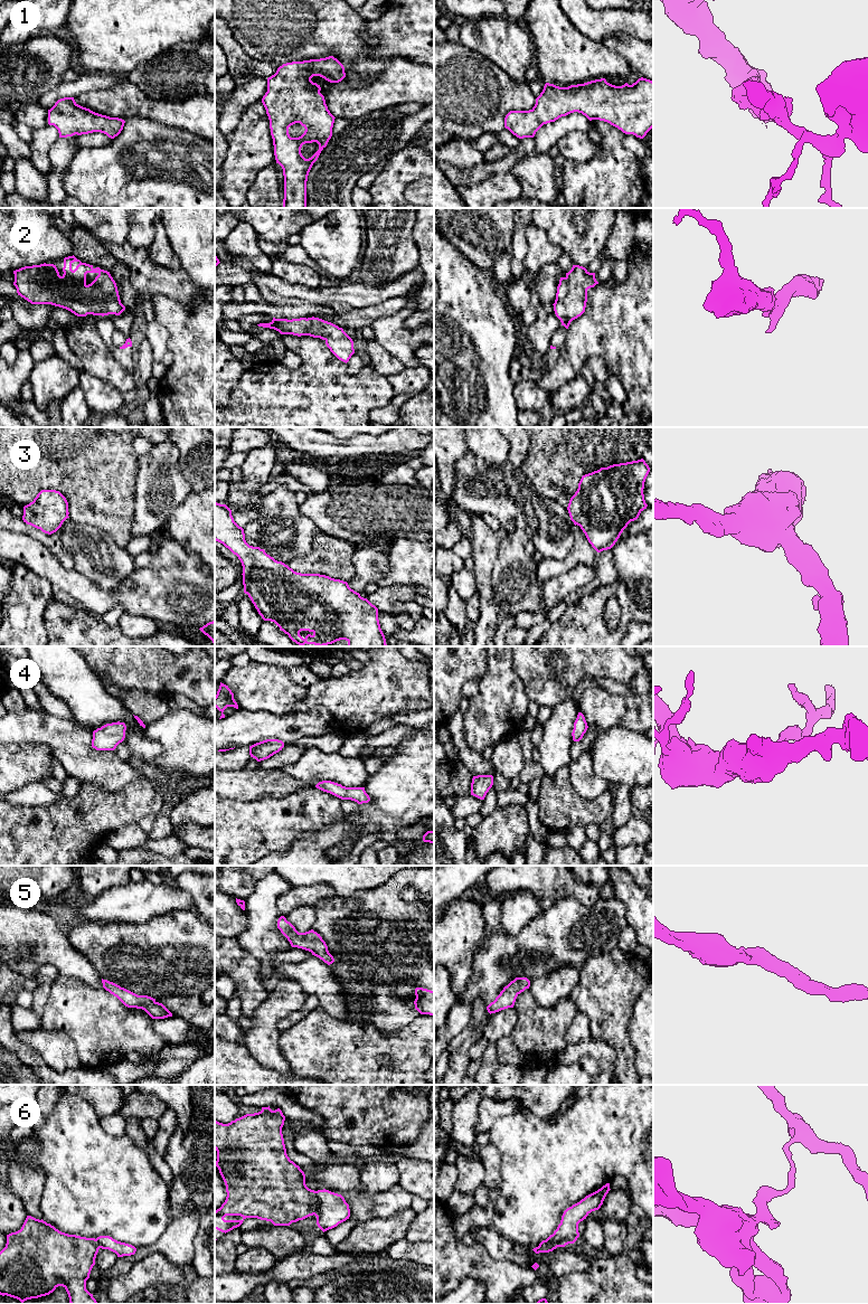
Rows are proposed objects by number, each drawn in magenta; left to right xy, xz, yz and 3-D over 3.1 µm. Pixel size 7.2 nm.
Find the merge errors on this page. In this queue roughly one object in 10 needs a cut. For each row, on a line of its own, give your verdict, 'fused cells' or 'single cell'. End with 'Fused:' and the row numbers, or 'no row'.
1: single cell
2: single cell
3: single cell
4: single cell
5: single cell
6: fused cells
Fused: 6

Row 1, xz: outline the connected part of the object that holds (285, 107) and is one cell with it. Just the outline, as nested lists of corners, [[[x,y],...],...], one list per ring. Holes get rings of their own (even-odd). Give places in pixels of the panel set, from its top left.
[[[333,56],[286,63],[267,78],[267,92],[262,98],[270,120],[275,160],[283,169],[283,208],[306,208],[309,172],[332,136],[336,117],[328,110],[324,96],[320,93],[320,85],[311,81],[313,76],[320,76],[330,83],[339,83],[346,77],[346,73],[343,65]],[[295,123],[300,123],[305,131],[299,138],[291,138],[289,127]],[[312,142],[319,144],[319,150],[311,158],[305,159],[301,153],[301,148],[303,144]]]

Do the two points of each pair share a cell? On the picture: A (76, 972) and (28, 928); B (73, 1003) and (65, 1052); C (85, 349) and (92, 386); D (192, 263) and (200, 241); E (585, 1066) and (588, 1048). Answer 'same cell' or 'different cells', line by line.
A: same cell
B: different cells
C: different cells
D: same cell
E: different cells

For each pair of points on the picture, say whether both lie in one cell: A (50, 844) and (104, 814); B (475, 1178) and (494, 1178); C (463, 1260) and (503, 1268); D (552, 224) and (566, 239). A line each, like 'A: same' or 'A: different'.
A: same
B: different
C: same
D: same

